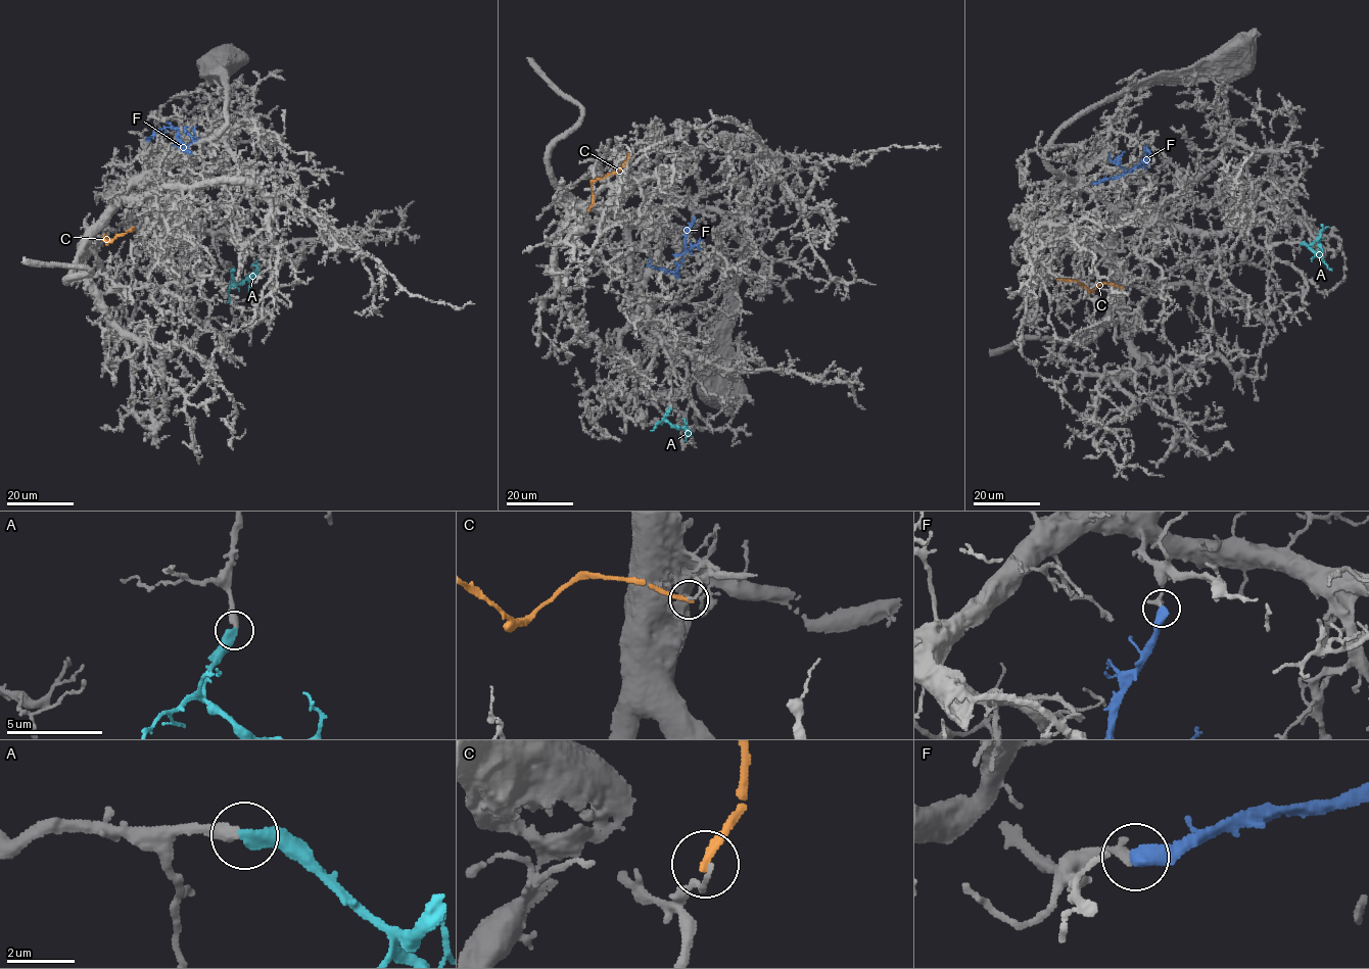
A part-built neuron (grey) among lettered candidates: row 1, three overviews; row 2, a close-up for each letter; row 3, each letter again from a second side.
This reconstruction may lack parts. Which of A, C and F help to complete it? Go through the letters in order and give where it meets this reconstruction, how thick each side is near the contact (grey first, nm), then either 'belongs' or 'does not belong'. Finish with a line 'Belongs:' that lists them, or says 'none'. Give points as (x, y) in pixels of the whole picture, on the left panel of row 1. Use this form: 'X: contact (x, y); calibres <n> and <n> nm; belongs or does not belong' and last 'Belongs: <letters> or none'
A: contact (234, 270); calibres 360 and 440 nm; belongs
C: contact (106, 243); calibres 110 and 240 nm; does not belong
F: contact (190, 152); calibres 280 and 550 nm; does not belong
Belongs: A

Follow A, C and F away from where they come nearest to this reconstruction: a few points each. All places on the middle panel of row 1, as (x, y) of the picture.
A: (671, 407), (665, 419), (690, 432), (685, 441)
C: (588, 209), (593, 181), (615, 173), (628, 153)
F: (694, 217), (685, 240), (678, 277), (651, 267), (649, 258)

